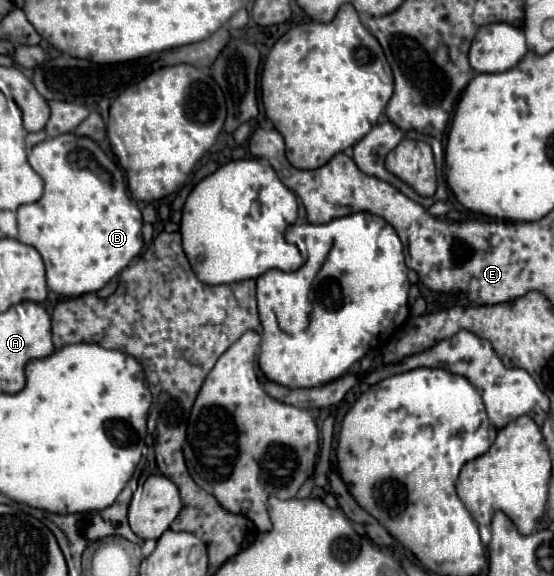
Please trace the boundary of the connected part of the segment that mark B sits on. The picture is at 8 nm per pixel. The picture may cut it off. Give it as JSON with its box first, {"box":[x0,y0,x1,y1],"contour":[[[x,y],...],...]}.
{"box":[18,133,144,297],"contour":[[[74,133],[58,135],[34,145],[28,163],[42,177],[44,195],[36,203],[18,207],[18,241],[32,245],[42,255],[50,291],[64,297],[100,291],[134,257],[138,257],[144,247],[142,213],[126,193],[124,171],[98,147],[98,143]]]}

